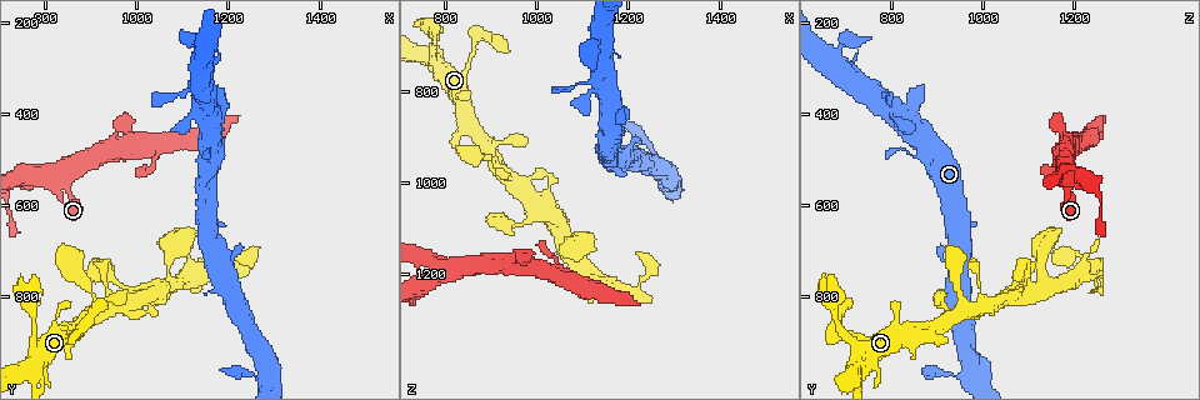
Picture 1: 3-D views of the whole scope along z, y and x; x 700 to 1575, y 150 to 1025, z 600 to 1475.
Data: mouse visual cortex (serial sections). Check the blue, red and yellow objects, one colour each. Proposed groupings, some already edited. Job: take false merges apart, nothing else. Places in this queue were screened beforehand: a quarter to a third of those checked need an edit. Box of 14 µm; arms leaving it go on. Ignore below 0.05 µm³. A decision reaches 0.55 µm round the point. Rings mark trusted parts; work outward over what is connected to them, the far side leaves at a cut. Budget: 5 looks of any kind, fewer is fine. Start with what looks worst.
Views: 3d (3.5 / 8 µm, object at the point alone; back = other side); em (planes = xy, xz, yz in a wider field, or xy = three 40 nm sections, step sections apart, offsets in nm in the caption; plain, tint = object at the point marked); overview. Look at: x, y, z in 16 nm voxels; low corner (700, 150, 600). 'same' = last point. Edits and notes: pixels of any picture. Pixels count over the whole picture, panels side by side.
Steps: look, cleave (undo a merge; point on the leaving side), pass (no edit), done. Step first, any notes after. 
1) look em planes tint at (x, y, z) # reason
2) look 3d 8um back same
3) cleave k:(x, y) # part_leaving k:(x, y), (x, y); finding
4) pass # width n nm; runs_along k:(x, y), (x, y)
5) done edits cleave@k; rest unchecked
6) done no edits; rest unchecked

look 3d 3.5um at (1080, 365, 790) # thin neck

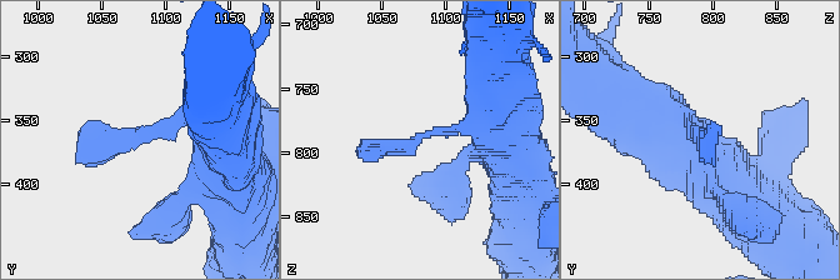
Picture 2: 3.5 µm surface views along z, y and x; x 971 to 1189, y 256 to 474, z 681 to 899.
look em xy step 3 tint at (1084, 356, 788)

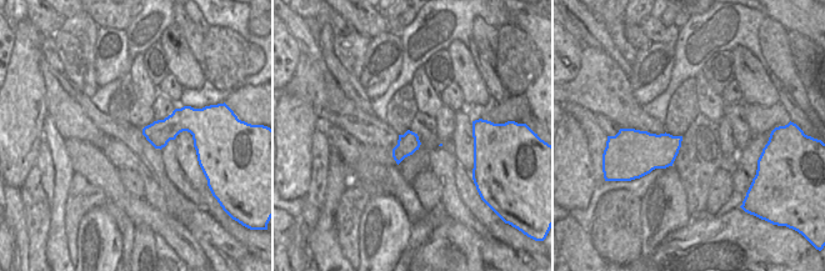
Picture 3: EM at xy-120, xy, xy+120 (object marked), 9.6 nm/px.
pass # runs_along 2:(228, 139), (185, 116), (78, 158); one cell here

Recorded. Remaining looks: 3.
look 3d 8um at (1215, 730, 1235) # thin arm on a thick one

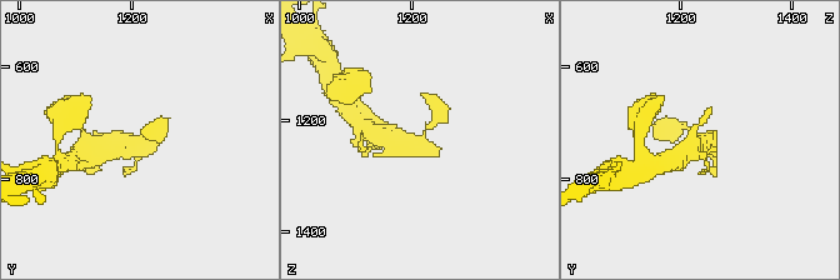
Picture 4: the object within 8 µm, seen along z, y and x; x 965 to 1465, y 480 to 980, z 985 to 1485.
look em xy step 3 tint at (1215, 725, 1240)

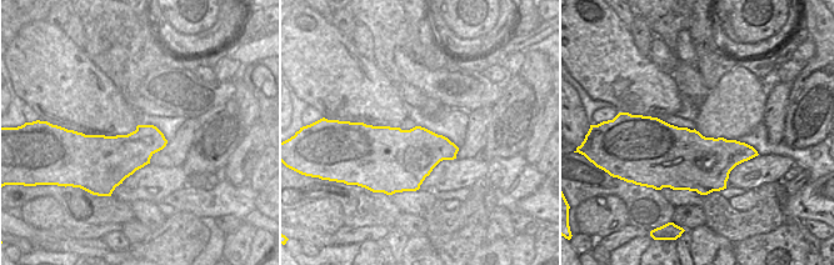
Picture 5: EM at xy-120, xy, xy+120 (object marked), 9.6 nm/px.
pass # continuous, no second cell

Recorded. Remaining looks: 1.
done no edits; rest unchecked

